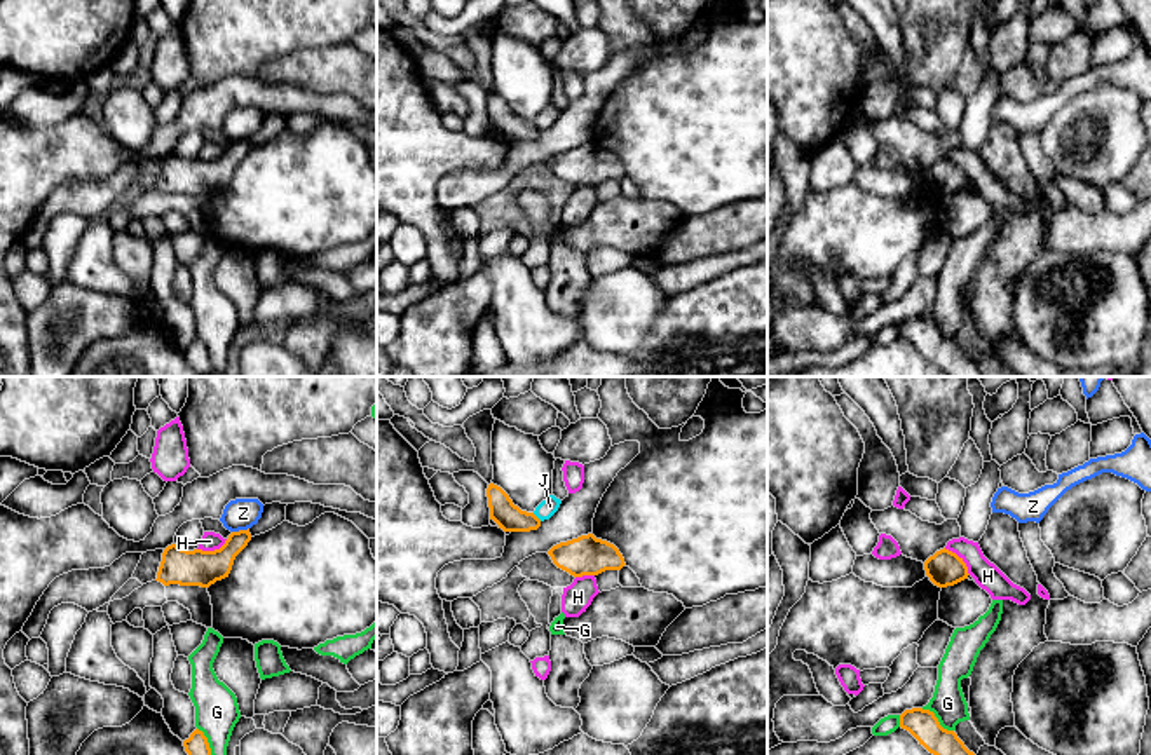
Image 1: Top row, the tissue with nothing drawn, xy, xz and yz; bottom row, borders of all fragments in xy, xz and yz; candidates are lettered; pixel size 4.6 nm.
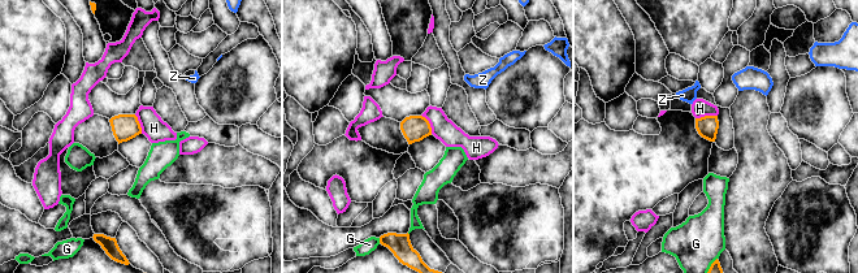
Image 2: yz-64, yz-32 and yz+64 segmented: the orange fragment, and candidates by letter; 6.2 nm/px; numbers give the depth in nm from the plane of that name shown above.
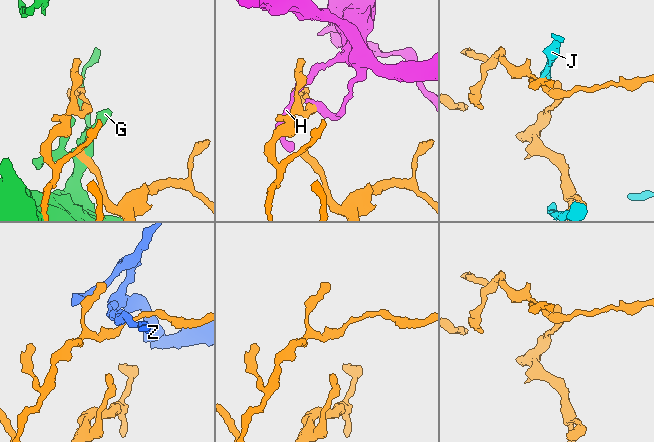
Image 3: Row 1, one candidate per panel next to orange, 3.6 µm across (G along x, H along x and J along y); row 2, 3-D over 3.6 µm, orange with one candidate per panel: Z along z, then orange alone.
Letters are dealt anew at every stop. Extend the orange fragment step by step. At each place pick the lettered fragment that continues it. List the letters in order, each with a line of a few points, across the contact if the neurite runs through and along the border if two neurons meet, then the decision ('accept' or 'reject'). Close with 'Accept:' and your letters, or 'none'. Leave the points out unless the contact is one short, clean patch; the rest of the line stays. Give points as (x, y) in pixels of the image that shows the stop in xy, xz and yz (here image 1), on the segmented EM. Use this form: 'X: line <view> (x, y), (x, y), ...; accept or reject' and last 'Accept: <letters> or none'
G: reject
H: line yz (944, 548), (951, 550), (970, 574); reject
J: reject
Z: reject
Accept: none

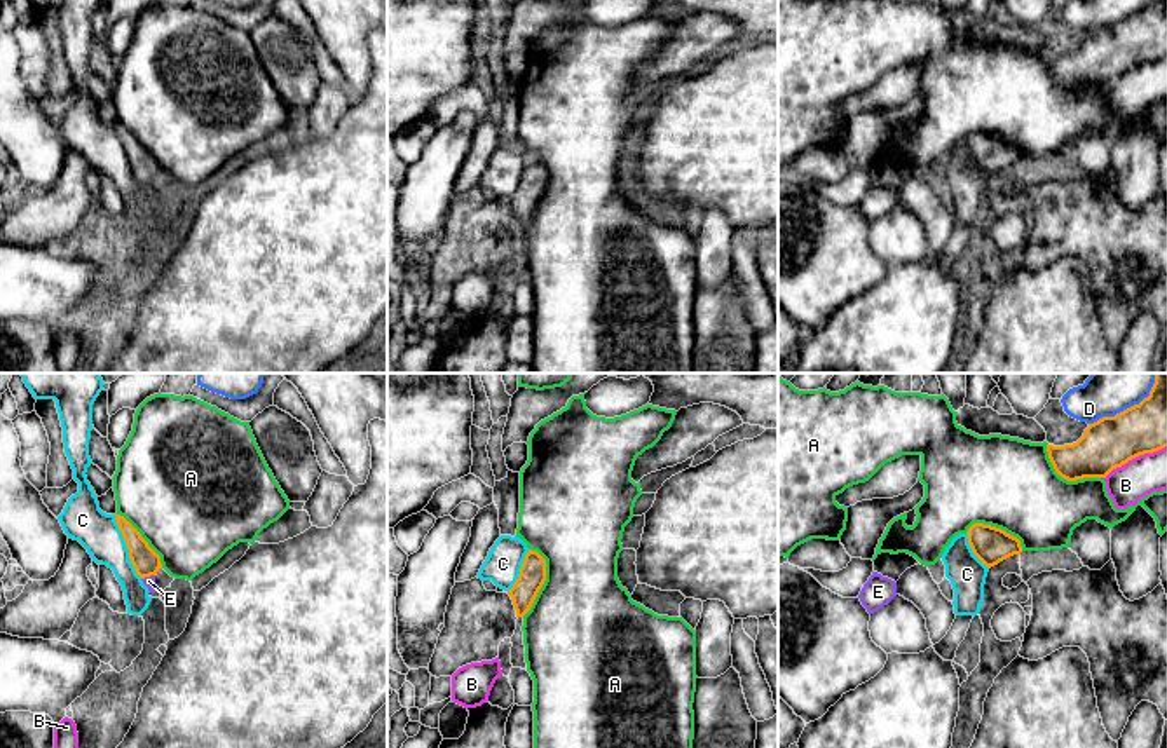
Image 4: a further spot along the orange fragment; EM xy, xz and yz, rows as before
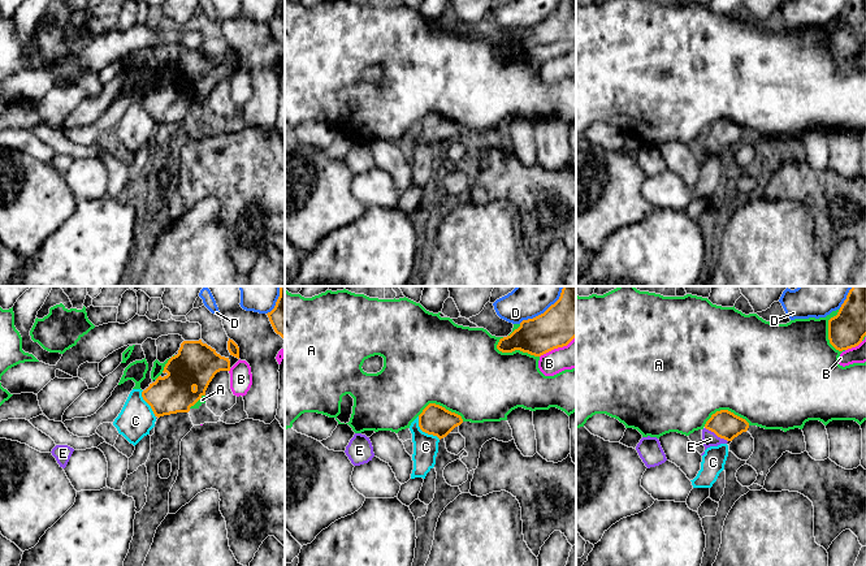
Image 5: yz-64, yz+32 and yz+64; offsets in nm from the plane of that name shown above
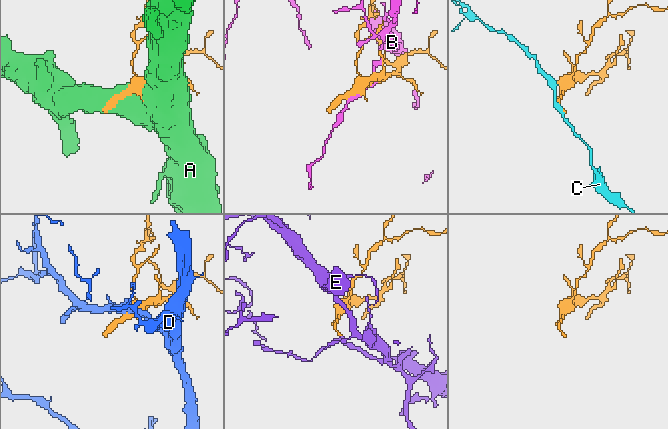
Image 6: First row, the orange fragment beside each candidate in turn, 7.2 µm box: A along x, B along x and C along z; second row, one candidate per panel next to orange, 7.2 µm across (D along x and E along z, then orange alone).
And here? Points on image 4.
A: reject
B: reject
C: line xy (116, 513), (116, 523), (124, 539), (129, 562), (142, 578); reject
D: reject
E: line xy (145, 560), (147, 576), (149, 581); accept
Accept: E

